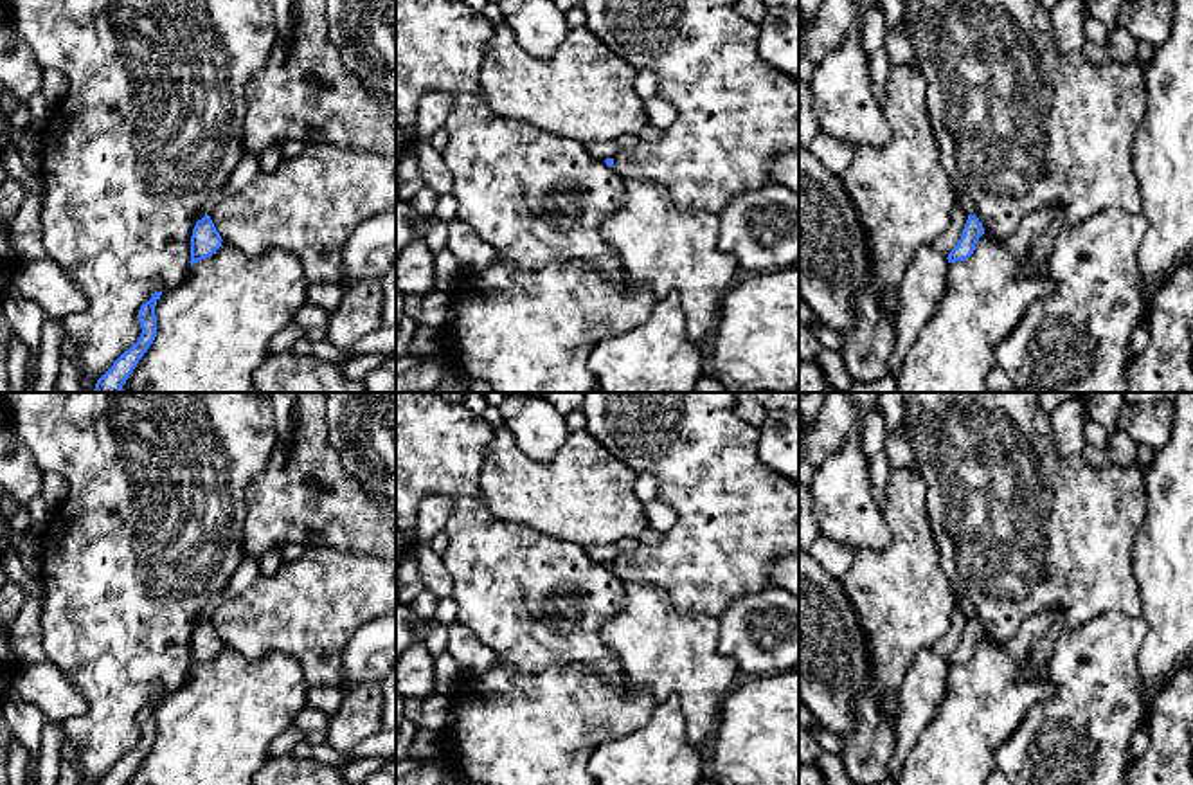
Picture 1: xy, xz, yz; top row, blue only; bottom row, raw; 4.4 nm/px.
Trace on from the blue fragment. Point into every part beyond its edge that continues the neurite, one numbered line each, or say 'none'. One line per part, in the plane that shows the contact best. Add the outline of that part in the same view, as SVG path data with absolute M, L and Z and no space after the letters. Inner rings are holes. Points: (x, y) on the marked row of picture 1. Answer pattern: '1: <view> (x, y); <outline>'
none

